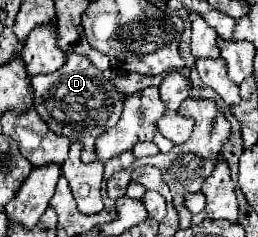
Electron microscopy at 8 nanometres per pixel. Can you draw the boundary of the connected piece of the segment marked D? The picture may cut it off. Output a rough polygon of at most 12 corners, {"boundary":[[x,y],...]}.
{"boundary":[[86,56],[34,76],[34,110],[84,144],[118,122],[120,94]]}

